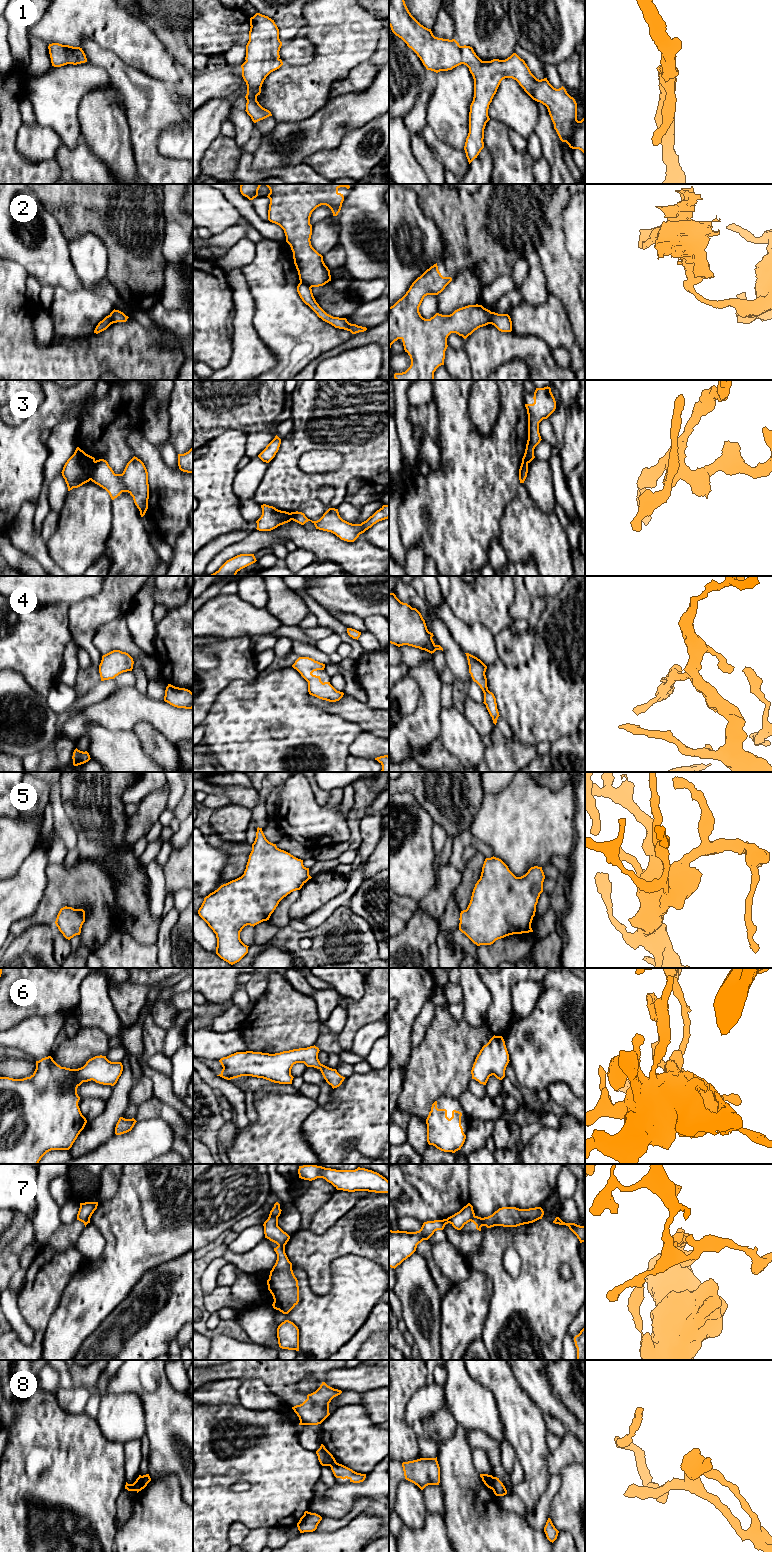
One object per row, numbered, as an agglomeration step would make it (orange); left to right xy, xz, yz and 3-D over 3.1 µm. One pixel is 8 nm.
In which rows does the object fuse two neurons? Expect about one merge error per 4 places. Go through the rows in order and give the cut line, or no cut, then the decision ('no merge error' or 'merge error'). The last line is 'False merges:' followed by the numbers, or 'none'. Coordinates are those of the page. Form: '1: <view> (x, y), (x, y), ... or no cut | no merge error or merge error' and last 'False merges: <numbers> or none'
1: no cut | no merge error
2: yz (493, 312), (489, 323) | merge error
3: xy (95, 461), (89, 469), (89, 479) | merge error
4: no cut | no merge error
5: no cut | no merge error
6: no cut | no merge error
7: xz (278, 1245), (284, 1247) | merge error
8: xy (138, 1478), (138, 1488), (136, 1490) | merge error
False merges: 2, 3, 7, 8

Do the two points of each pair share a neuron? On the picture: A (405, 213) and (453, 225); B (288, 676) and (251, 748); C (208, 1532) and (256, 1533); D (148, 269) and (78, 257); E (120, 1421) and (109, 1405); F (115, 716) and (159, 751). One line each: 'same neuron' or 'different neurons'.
A: different neurons
B: same neuron
C: different neurons
D: different neurons
E: same neuron
F: different neurons

